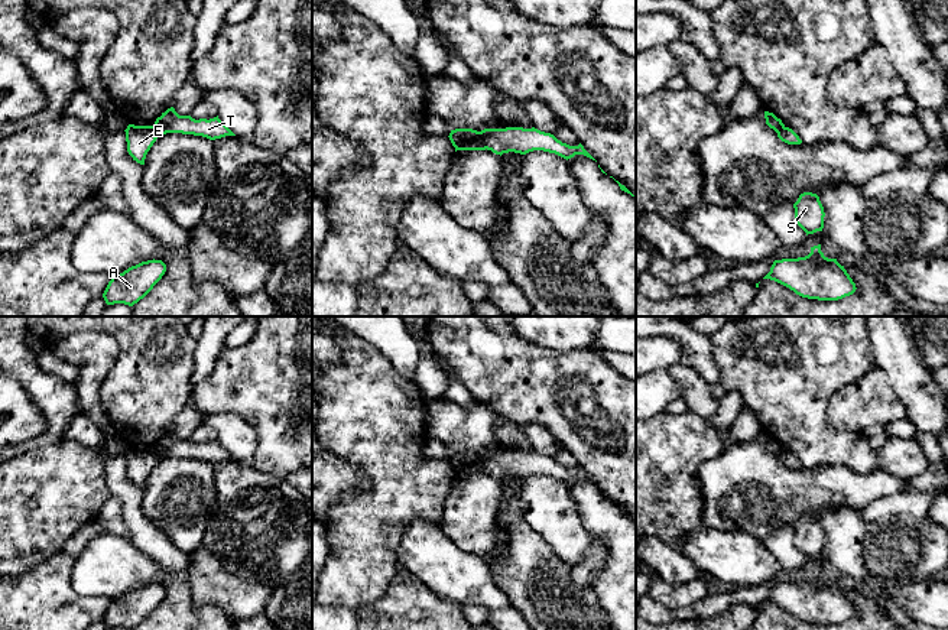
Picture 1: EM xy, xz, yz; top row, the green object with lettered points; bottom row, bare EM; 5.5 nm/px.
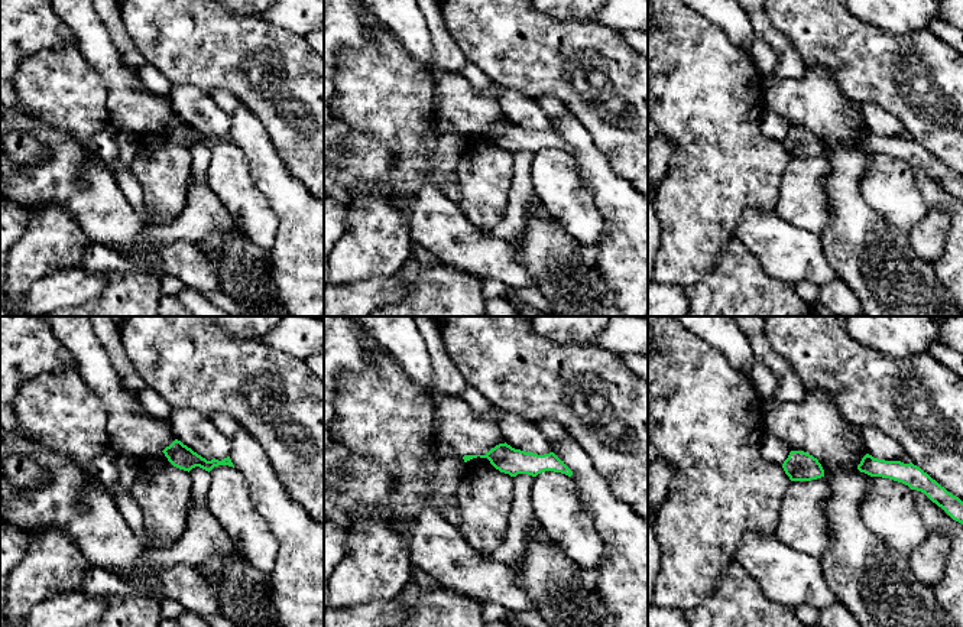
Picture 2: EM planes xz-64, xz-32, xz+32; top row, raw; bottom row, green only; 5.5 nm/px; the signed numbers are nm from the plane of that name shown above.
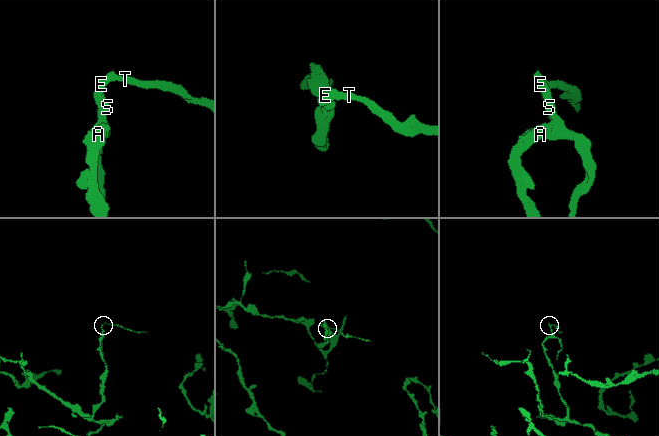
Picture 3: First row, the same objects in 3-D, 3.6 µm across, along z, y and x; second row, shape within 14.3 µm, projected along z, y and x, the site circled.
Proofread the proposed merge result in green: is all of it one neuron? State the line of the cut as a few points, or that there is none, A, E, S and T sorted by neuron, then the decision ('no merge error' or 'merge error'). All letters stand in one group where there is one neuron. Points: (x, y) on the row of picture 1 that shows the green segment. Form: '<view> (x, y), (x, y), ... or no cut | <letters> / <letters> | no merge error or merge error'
xz (477, 132), (486, 148) | A E S / T | merge error

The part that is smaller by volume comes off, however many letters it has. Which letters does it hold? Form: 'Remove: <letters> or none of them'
Remove: T

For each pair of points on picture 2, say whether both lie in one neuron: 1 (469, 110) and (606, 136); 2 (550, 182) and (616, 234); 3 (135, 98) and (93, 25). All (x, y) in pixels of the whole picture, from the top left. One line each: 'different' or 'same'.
1: different
2: different
3: same

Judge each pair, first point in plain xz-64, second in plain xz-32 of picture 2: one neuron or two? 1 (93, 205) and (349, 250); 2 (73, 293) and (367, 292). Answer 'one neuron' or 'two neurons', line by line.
1: two neurons
2: one neuron

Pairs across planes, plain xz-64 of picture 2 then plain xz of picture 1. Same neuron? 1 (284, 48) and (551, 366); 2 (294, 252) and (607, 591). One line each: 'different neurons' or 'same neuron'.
1: same neuron
2: same neuron

